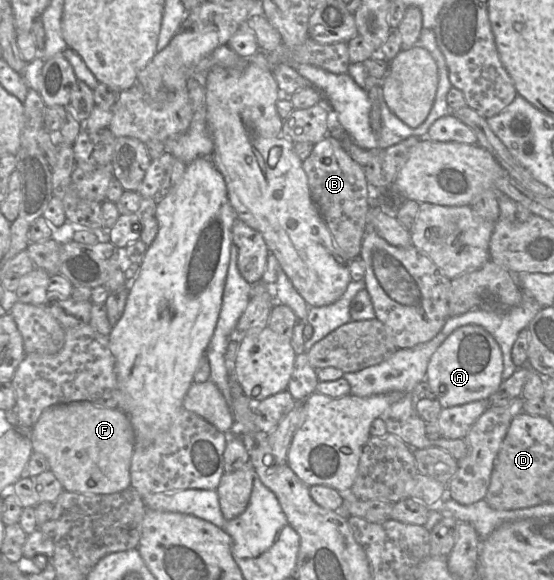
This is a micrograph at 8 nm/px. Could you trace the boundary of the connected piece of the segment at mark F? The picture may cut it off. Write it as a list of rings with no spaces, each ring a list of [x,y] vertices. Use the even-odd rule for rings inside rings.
[[[87,401],[61,403],[45,409],[29,430],[33,451],[42,453],[64,490],[111,494],[131,487],[130,465],[135,447],[132,424],[120,409]]]

